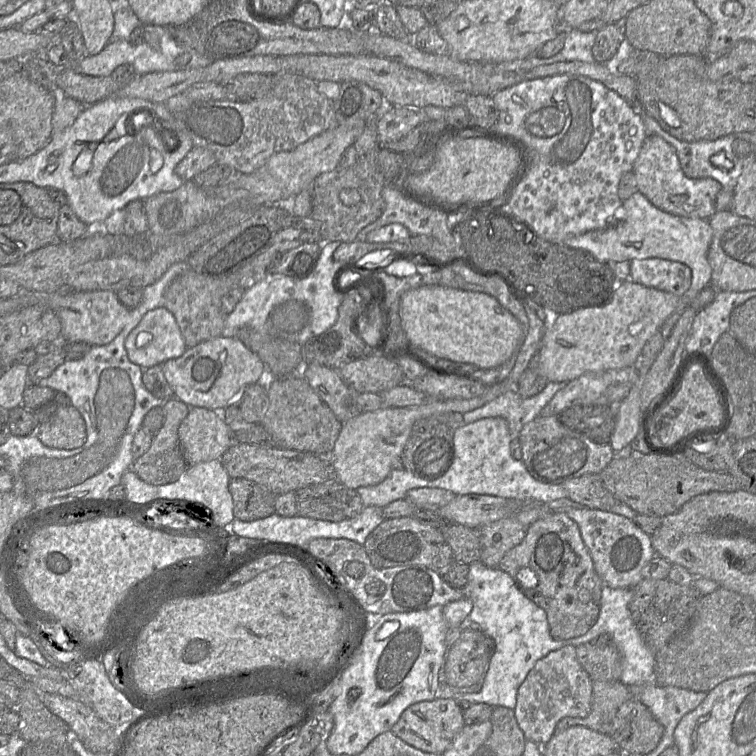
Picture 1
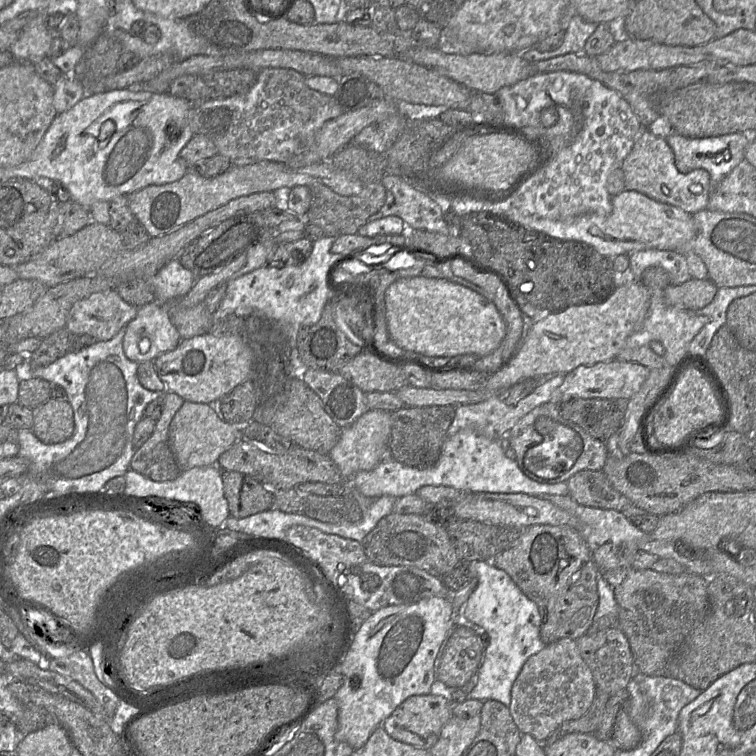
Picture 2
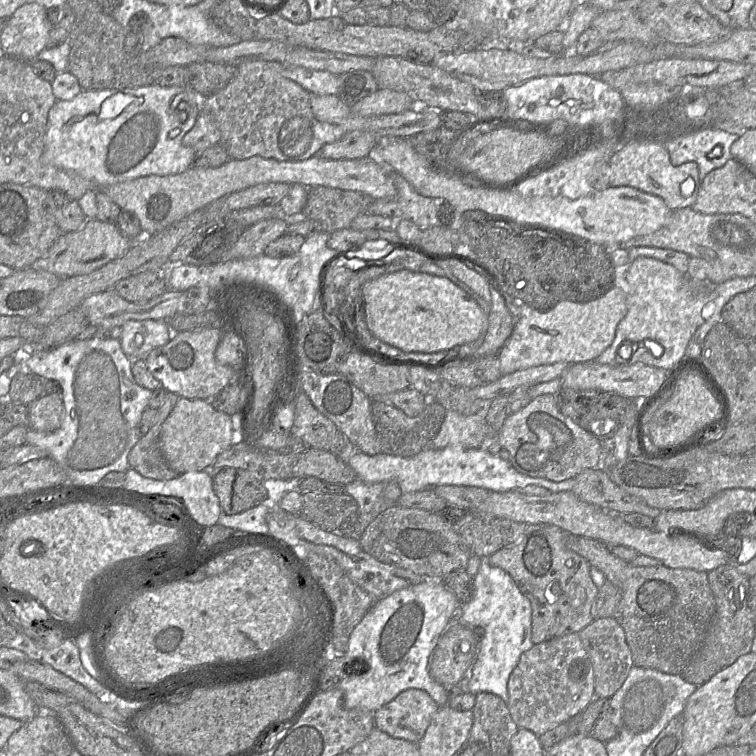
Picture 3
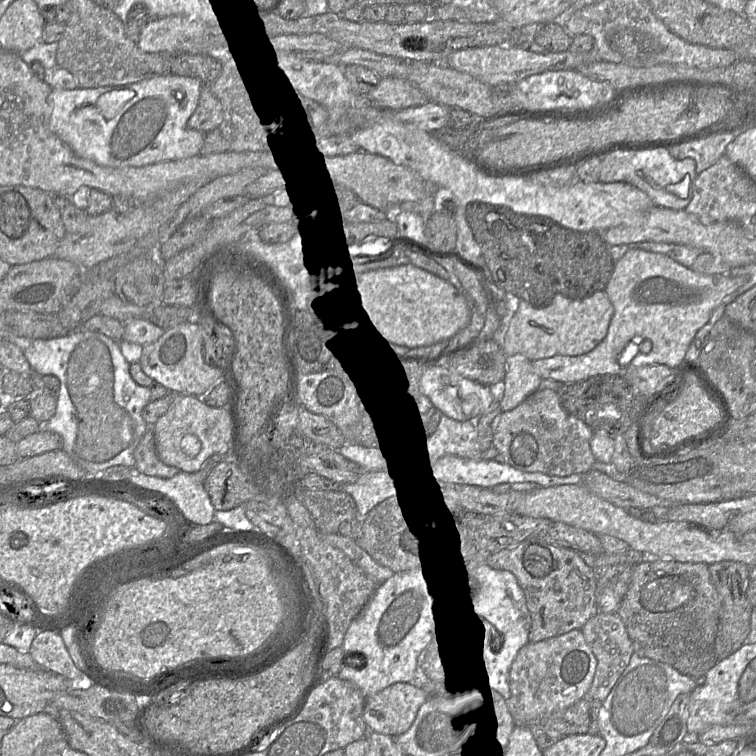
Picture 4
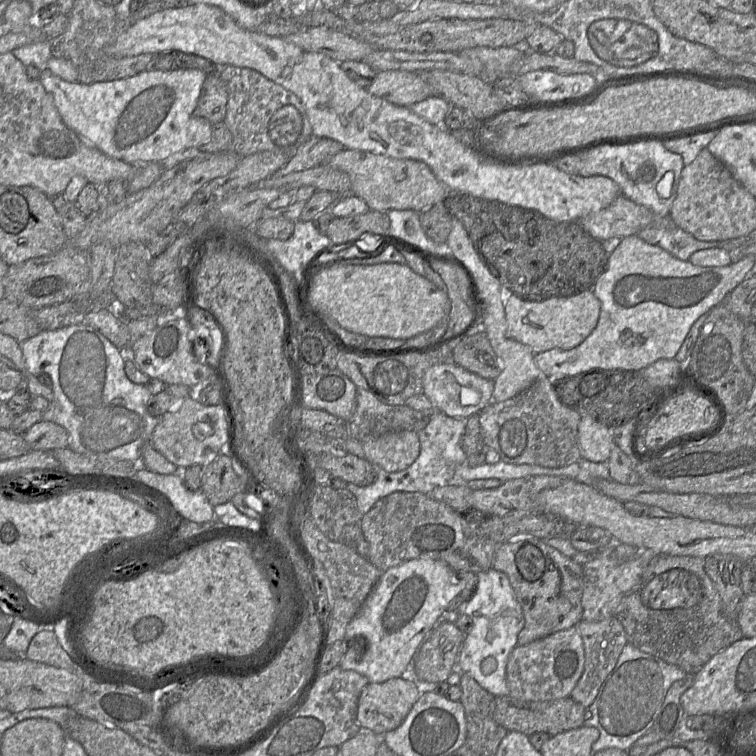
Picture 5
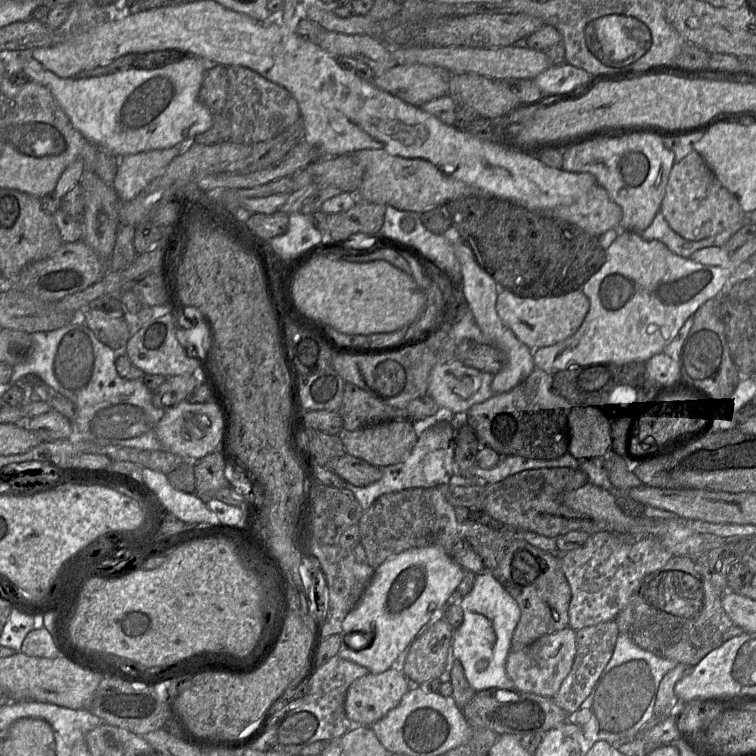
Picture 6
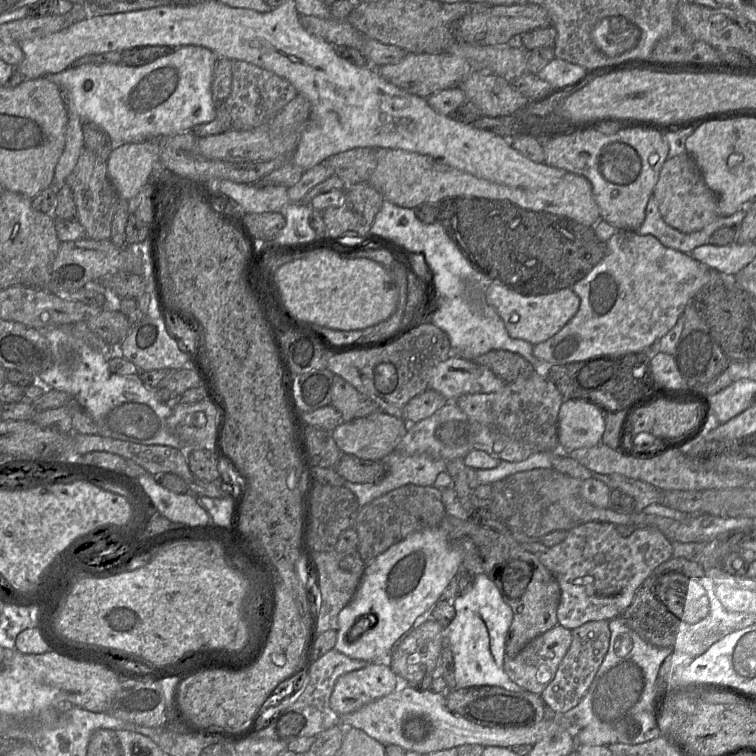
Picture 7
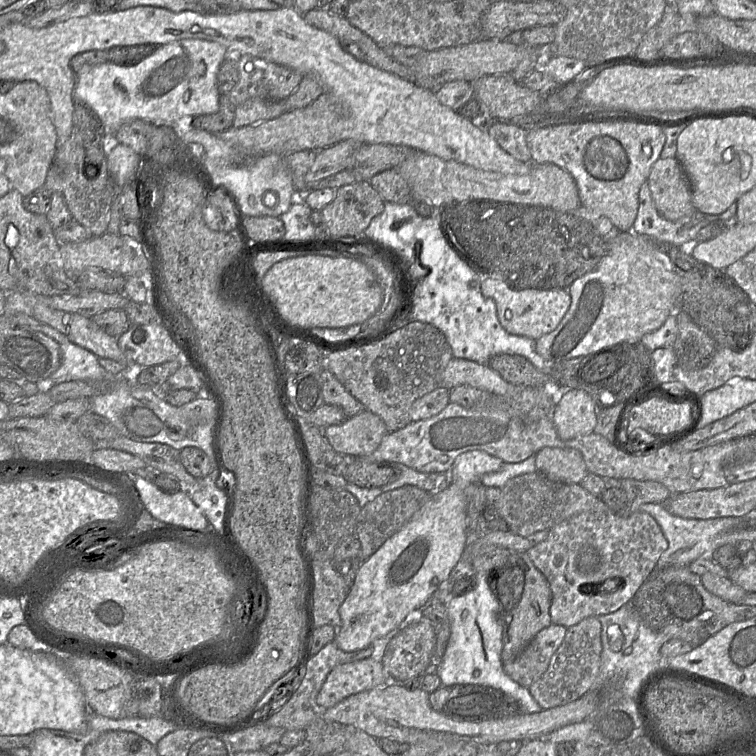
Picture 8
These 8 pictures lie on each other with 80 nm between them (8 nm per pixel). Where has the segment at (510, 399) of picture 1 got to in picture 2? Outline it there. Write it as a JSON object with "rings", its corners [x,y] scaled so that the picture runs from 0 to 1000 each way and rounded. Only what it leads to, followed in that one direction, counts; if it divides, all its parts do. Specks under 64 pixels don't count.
{"rings":[[[735,496],[721,507],[710,511],[704,520],[687,530],[683,536],[671,536],[660,525],[651,525],[628,534],[598,536],[602,538],[602,552],[591,569],[591,577],[599,577],[611,567],[620,566],[638,573],[648,581],[669,579],[684,558],[709,538],[728,530],[728,524],[743,509],[747,496]]]}

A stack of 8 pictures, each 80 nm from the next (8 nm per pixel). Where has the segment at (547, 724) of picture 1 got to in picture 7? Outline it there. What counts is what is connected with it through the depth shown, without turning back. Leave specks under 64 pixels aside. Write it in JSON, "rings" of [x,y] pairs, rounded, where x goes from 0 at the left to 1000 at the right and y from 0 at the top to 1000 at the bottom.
{"rings":[[[738,825],[700,849],[683,868],[669,870],[667,888],[692,913],[714,919],[731,899],[755,851],[755,833]]]}

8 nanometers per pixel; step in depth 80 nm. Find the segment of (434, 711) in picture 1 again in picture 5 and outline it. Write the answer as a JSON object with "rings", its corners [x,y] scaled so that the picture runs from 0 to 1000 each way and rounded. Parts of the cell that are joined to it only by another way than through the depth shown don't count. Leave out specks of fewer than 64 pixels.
{"rings":[[[532,896],[509,902],[488,902],[474,927],[472,952],[499,972],[530,959],[557,918],[550,906]]]}

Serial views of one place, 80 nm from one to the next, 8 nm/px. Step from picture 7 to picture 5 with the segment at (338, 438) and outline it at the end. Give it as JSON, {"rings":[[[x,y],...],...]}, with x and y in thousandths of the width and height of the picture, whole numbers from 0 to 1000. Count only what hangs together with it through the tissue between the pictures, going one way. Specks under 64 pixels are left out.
{"rings":[[[522,570],[479,582],[483,607],[499,620],[512,624],[541,618],[554,603],[556,585],[552,571]]]}

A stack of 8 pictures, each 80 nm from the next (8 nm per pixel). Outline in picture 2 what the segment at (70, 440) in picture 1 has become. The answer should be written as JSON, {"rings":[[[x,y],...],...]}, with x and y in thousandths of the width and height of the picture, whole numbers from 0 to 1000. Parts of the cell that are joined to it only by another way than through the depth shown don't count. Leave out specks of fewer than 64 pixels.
{"rings":[[[66,526],[44,541],[46,577],[60,587],[77,587],[91,581],[99,566],[97,540],[90,530]]]}

